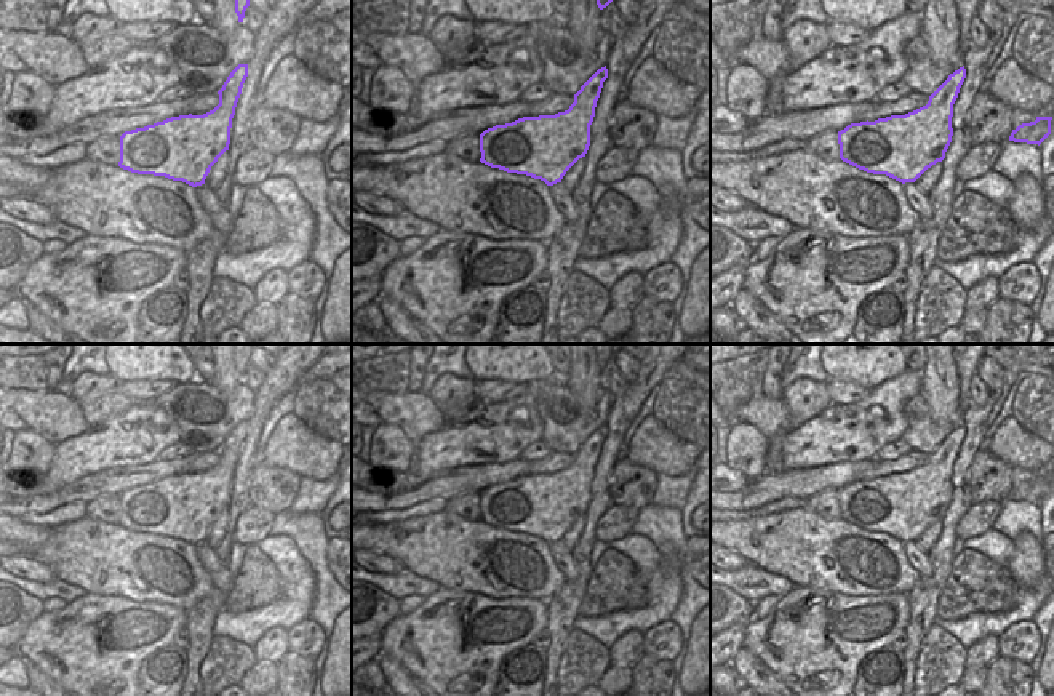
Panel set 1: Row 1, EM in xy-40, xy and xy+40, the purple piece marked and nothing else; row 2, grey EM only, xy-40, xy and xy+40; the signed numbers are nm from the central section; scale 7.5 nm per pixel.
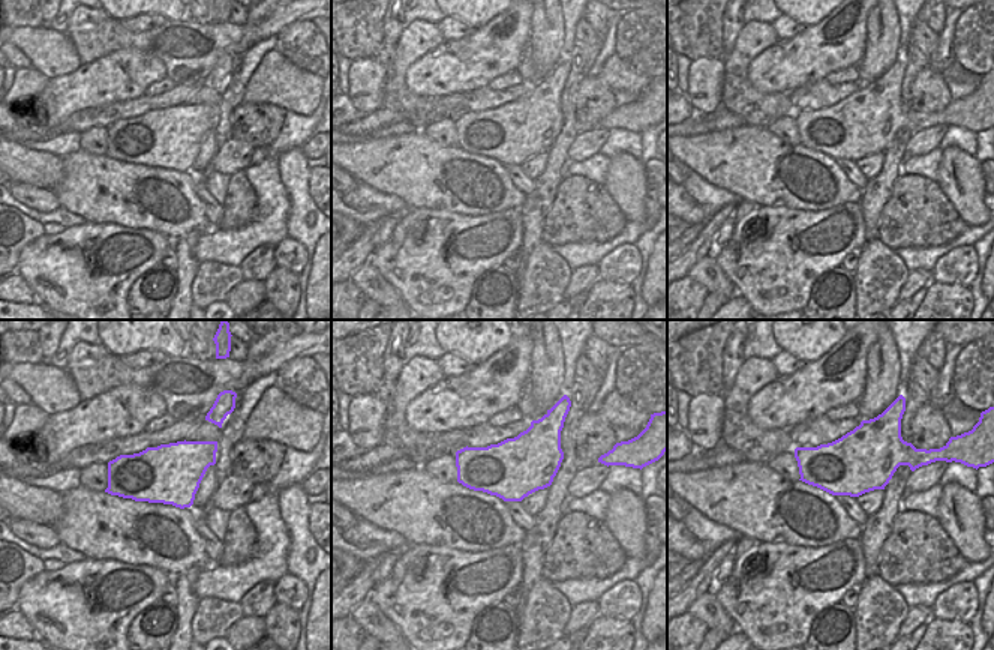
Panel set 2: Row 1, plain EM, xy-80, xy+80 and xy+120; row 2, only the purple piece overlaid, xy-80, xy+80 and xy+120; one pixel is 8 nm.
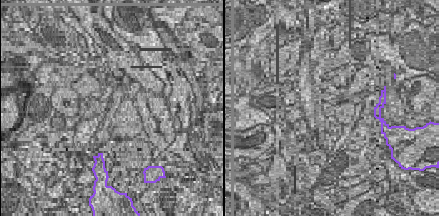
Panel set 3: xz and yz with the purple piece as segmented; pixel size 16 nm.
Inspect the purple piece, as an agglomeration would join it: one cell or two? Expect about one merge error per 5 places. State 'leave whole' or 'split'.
leave whole

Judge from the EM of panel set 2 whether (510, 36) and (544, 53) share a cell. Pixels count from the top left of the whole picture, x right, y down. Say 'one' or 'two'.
two

